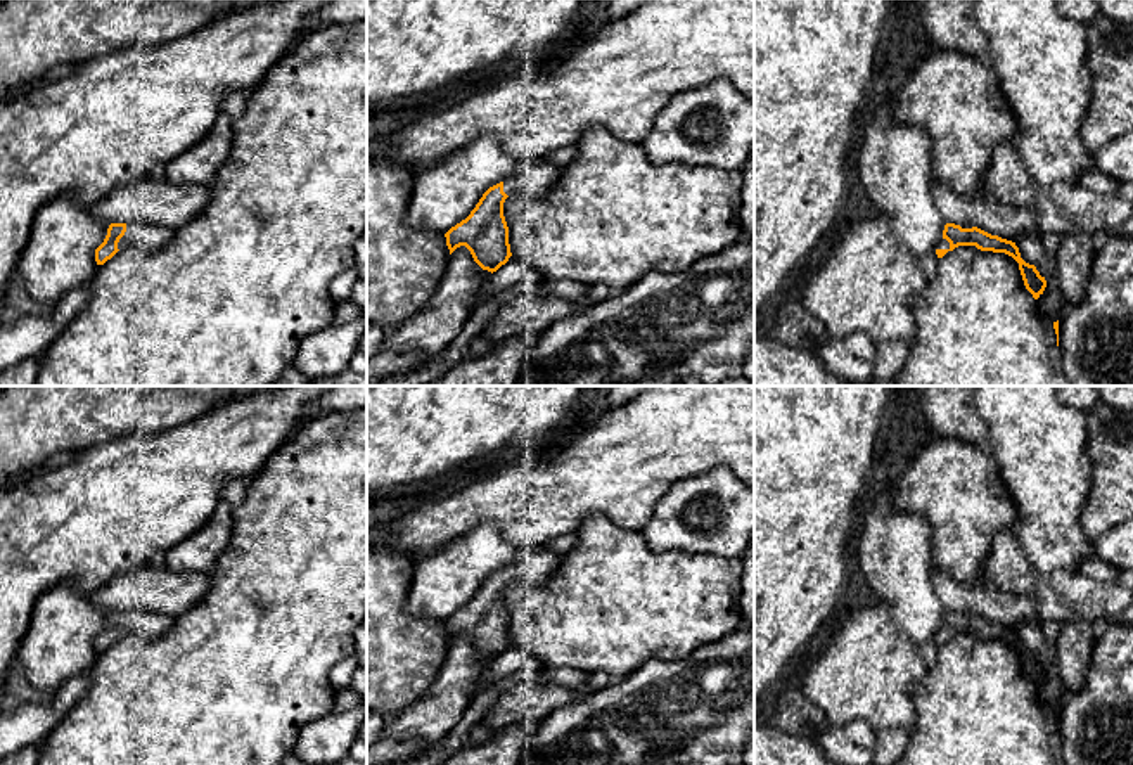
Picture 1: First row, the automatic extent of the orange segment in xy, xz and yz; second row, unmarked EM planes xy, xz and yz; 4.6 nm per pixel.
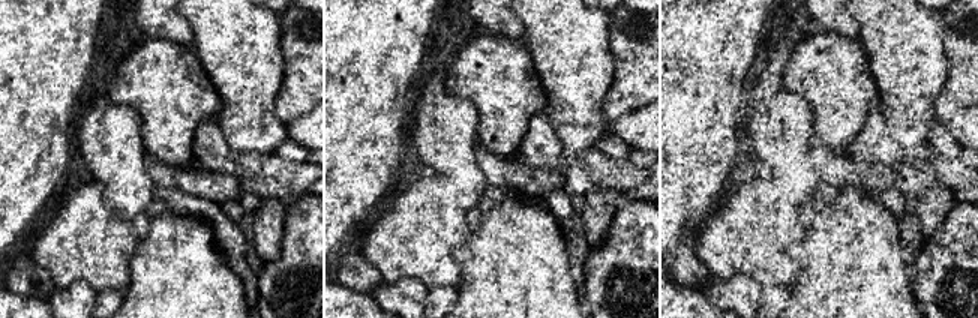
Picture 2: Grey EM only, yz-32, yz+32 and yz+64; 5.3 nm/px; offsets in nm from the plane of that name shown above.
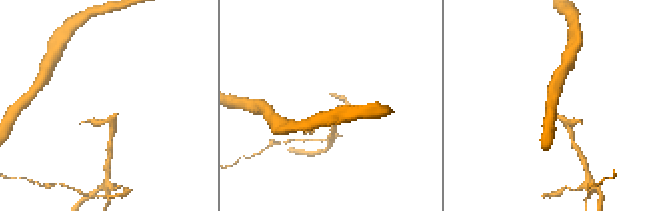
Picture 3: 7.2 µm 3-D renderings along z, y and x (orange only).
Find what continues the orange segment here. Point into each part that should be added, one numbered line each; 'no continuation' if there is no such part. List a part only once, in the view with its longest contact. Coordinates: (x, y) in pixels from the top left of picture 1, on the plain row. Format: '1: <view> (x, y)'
1: xy (139, 623)

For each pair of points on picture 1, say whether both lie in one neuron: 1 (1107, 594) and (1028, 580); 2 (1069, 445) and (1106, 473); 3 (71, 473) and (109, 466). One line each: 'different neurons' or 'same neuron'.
1: same neuron
2: different neurons
3: same neuron

